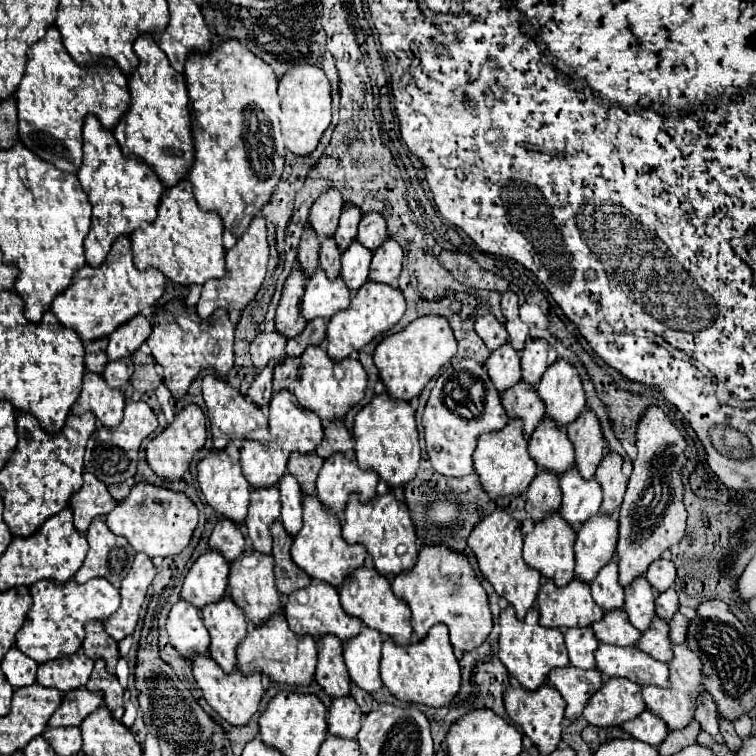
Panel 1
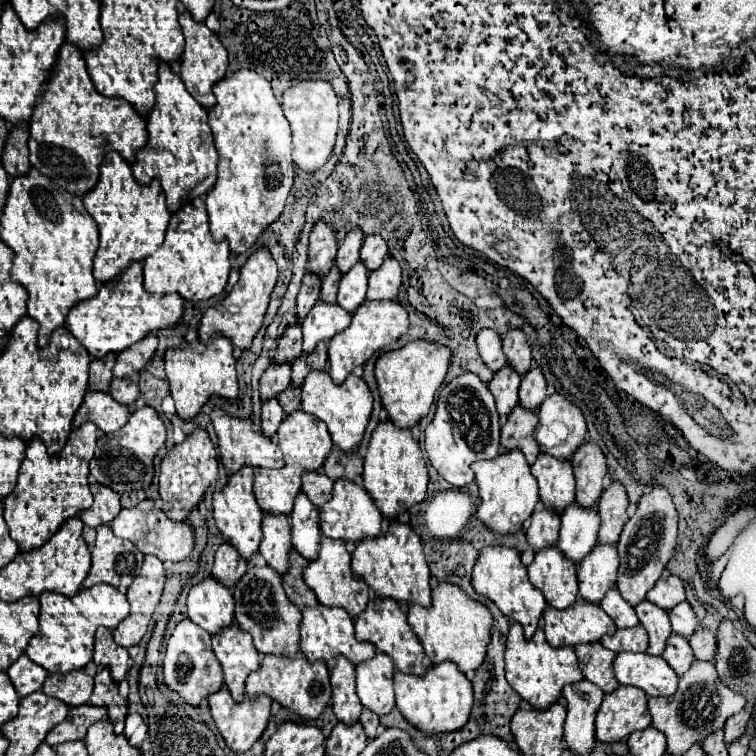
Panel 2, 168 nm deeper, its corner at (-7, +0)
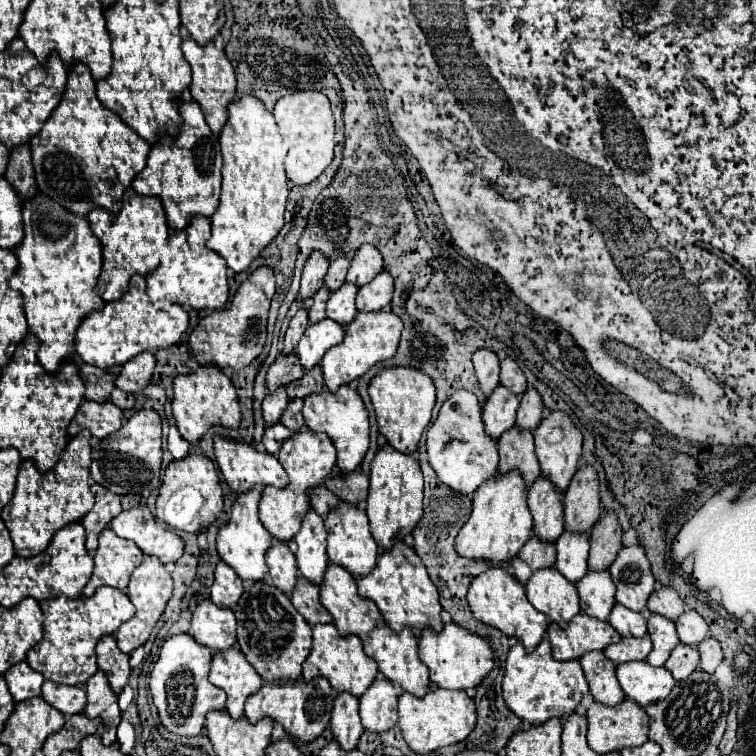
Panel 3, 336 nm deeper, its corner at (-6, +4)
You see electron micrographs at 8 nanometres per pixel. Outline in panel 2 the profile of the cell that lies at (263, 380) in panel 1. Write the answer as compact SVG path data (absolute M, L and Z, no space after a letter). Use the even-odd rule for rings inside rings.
M277 398L267 400L263 404L263 412L261 412L261 432L267 438L273 438L275 432L277 432L277 428L279 428L279 424L283 422L283 418L285 418L285 414L283 414Z

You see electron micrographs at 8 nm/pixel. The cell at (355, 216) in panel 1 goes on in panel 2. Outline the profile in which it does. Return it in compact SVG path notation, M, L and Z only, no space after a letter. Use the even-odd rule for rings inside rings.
M351 230L343 242L339 244L339 252L337 252L337 268L341 274L347 274L359 260L359 250L361 250L361 242L363 242L363 234L361 230Z

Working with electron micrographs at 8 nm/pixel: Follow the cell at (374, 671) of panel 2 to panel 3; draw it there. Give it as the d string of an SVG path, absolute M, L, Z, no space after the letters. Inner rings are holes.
M378 674L368 690L360 696L360 718L364 728L378 734L392 728L398 720L396 700L398 692L394 684Z

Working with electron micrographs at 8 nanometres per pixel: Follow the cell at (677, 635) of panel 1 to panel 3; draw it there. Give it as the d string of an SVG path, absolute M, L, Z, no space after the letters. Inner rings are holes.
M706 638L706 640L700 642L696 648L698 648L698 652L700 652L700 670L712 674L712 672L716 670L716 666L724 660L720 642L714 640L714 638Z

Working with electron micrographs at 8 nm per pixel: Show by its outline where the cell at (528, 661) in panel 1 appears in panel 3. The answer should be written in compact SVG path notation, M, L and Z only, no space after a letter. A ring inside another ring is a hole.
M544 638L534 652L526 652L522 642L516 642L506 658L506 670L502 680L502 692L504 700L508 702L508 708L520 716L522 720L528 720L530 724L542 724L548 718L562 718L576 710L582 696L588 694L588 684L582 672L582 666L578 660L554 660L550 654L550 642Z

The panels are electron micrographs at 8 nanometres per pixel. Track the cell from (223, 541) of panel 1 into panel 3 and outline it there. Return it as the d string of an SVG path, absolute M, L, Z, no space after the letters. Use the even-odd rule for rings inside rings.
M220 560L214 572L214 584L212 584L212 594L210 594L212 602L216 602L218 606L234 608L240 594L242 594L240 576L236 576L236 572Z

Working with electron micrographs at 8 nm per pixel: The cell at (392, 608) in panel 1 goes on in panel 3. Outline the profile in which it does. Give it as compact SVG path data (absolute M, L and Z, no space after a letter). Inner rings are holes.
M380 624L372 632L368 632L368 636L362 640L362 644L364 644L364 652L378 662L378 670L390 682L398 682L402 686L402 690L406 690L414 696L424 696L428 692L428 688L430 688L428 668L418 658L418 638L414 636L414 632L410 628L404 628L396 634L388 624Z

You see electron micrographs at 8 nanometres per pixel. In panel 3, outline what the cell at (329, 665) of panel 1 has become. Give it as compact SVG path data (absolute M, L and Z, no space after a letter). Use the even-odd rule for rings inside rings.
M340 692L334 700L330 728L334 734L334 740L344 750L352 750L358 744L360 734L364 732L364 726L358 716L358 698L350 692Z

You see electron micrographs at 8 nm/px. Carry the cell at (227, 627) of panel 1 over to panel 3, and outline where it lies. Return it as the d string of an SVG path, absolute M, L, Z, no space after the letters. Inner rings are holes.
M238 646L220 650L212 656L210 682L228 694L226 710L232 714L232 718L244 716L244 700L264 684Z

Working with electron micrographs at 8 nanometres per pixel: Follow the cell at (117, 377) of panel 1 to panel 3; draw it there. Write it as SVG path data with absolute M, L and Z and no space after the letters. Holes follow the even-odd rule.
M114 388L112 390L112 396L110 396L110 402L114 402L122 410L130 410L134 406L134 396L128 394L128 392L122 392L118 388Z

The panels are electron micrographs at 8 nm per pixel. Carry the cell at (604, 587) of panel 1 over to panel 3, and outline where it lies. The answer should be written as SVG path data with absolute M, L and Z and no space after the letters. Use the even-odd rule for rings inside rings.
M614 604L608 622L618 630L620 636L646 636L646 618L640 612L624 608L622 604Z

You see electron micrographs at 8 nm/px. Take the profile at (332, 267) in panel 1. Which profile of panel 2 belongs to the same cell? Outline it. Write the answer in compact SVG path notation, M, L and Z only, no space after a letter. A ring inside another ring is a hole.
M333 266L321 284L321 300L323 302L335 302L337 290L339 290L339 280L341 280L341 274L337 272L337 266Z

